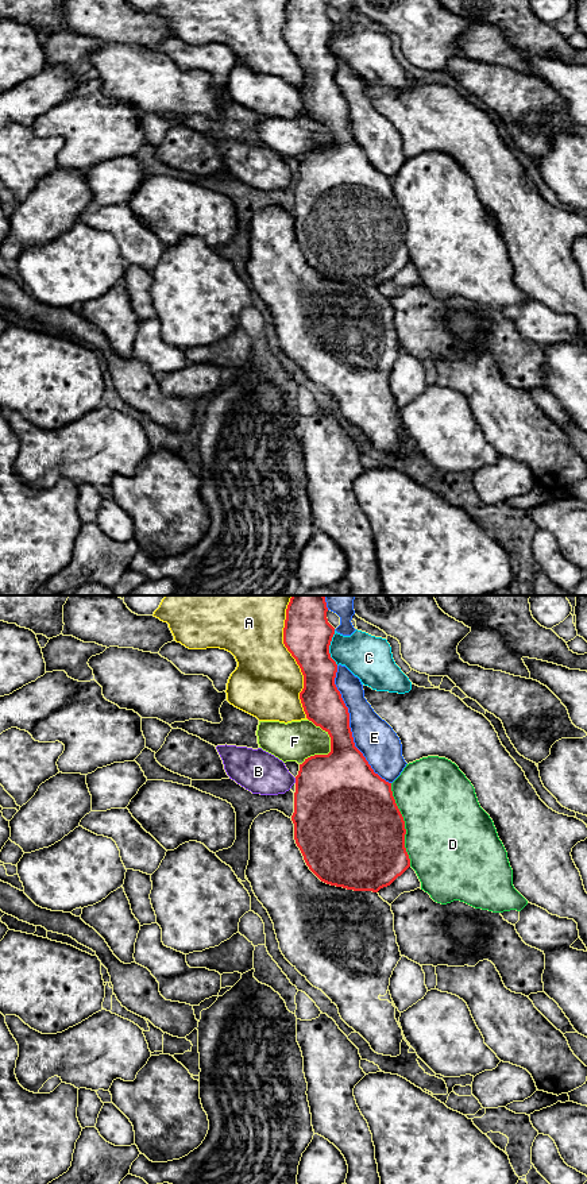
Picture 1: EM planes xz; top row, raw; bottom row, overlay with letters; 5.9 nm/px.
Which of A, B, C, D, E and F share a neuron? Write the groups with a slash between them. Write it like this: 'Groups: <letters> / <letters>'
Groups: A / B / C / D / E / F

